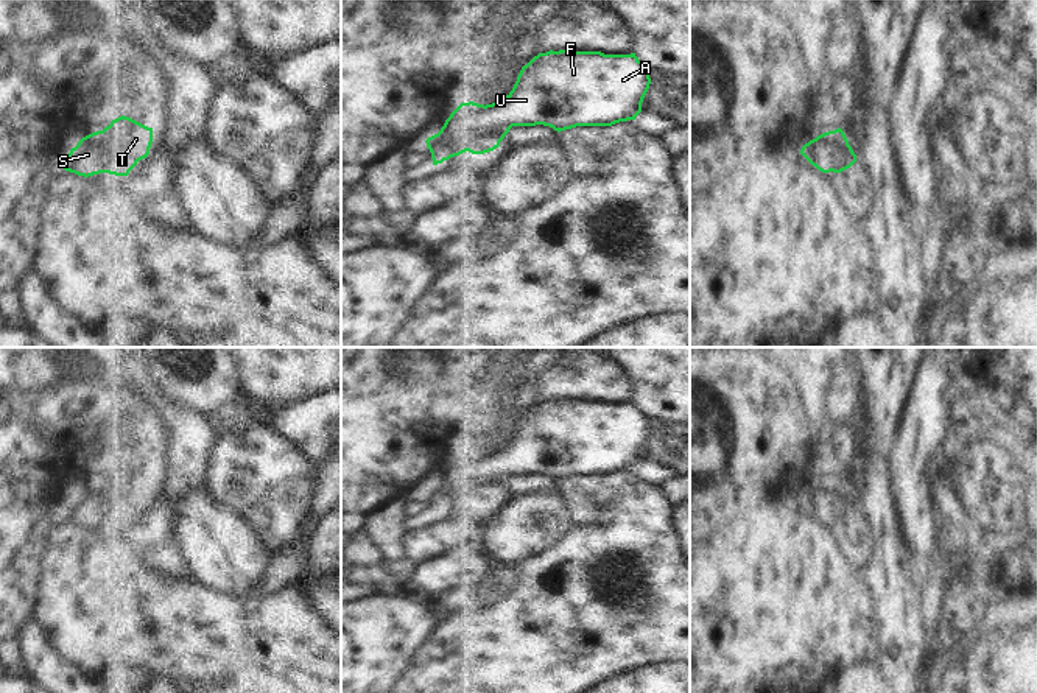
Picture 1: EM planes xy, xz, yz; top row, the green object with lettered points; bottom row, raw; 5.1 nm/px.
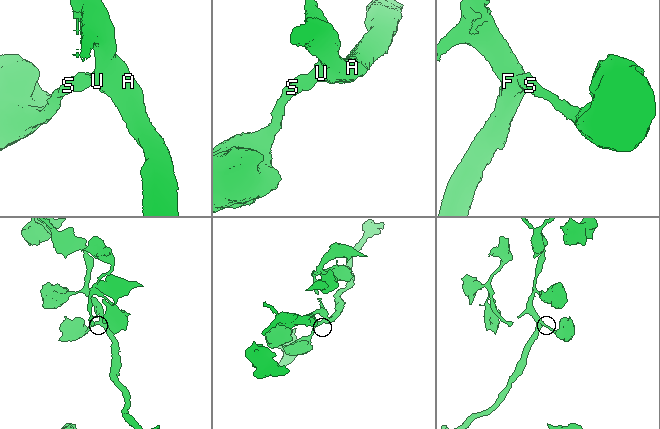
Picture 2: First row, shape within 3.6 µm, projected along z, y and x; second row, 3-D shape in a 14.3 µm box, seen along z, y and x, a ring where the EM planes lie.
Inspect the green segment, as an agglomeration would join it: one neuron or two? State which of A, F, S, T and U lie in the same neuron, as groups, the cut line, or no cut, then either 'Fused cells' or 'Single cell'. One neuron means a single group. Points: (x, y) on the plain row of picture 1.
Groups: A F S T U. No split. Single cell.

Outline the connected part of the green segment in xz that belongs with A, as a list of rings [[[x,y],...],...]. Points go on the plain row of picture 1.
[[[550,399],[522,416],[512,439],[503,449],[486,455],[473,450],[461,452],[441,480],[425,491],[433,514],[438,514],[466,500],[472,503],[494,500],[512,475],[543,473],[557,481],[576,475],[612,475],[635,469],[649,433],[649,419],[635,402]]]

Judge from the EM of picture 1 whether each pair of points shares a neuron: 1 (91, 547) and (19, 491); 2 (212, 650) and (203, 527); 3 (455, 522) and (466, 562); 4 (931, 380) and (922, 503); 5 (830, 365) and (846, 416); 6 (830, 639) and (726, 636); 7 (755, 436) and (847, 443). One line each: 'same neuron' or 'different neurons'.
1: different neurons
2: different neurons
3: different neurons
4: same neuron
5: same neuron
6: same neuron
7: different neurons

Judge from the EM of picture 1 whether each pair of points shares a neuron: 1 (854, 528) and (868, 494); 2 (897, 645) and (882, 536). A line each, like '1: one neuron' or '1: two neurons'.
1: two neurons
2: one neuron

